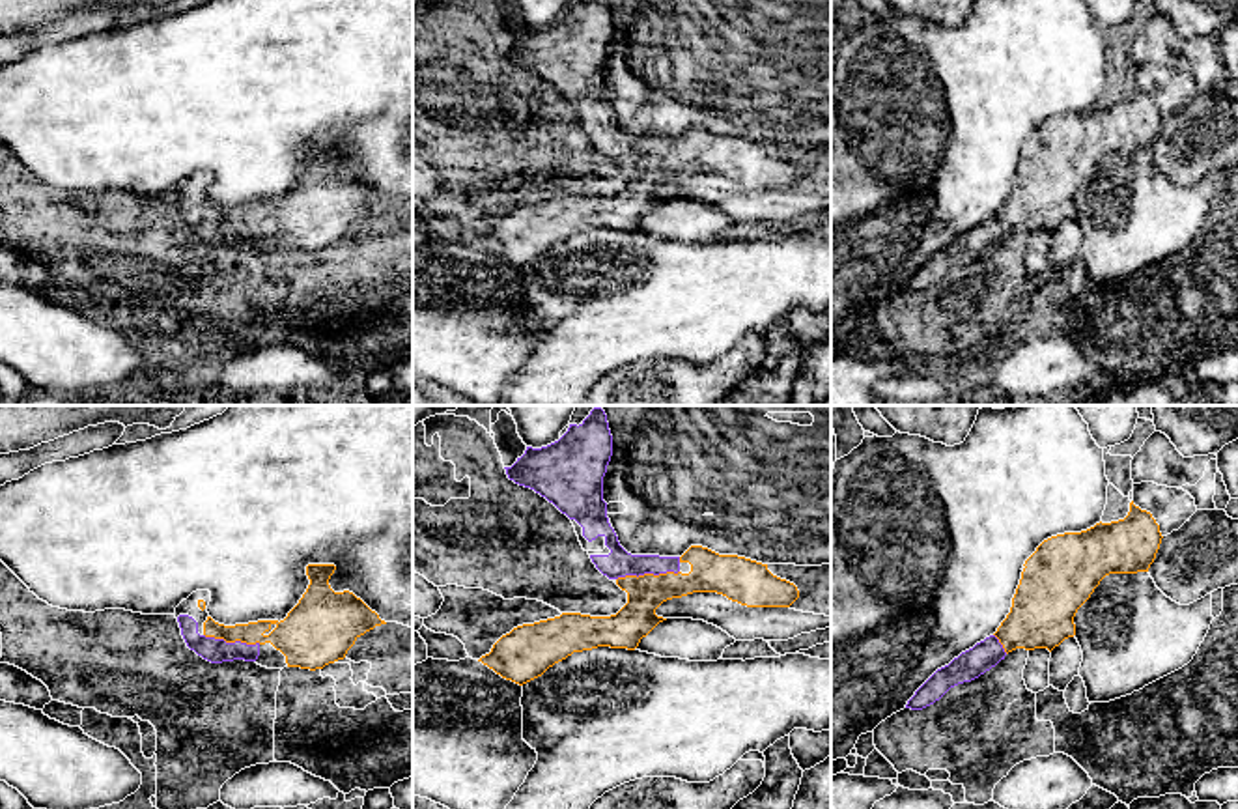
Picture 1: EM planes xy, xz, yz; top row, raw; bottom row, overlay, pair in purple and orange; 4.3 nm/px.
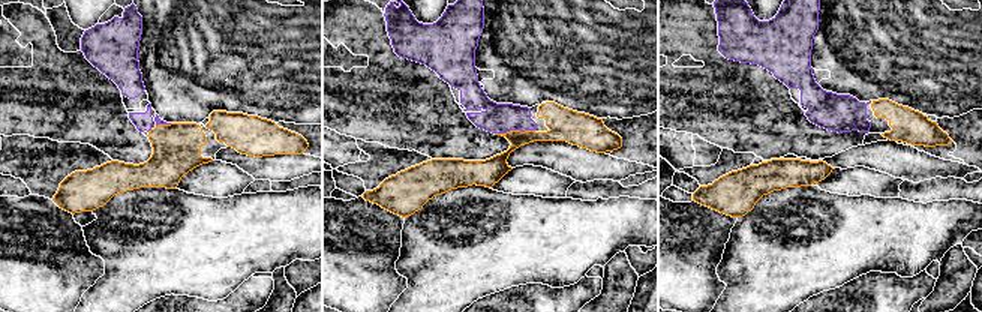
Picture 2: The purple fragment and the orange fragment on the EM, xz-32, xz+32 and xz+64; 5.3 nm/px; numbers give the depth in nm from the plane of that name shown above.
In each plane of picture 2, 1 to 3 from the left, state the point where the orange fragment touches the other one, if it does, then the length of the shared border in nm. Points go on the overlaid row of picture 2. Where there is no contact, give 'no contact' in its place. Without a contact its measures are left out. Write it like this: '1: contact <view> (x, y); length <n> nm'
1: contact xz-32 (149, 129); length 30 nm
2: contact xz+32 (514, 129); length 220 nm
3: no contact

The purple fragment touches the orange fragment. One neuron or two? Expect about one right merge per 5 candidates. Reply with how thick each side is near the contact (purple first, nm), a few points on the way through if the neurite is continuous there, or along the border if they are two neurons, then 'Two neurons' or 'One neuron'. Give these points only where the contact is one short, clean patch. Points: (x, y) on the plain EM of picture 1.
Thickness 120 nm (purple) against 160 nm. Path across: xz (618, 144), (632, 154), (647, 154), (647, 174). One neuron

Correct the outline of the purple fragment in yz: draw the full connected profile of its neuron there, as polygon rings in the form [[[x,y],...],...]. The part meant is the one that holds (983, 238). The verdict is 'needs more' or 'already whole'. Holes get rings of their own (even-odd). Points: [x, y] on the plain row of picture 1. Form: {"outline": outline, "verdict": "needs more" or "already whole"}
{"outline": [[[1130,84],[1124,101],[1044,121],[1025,142],[1012,189],[997,213],[937,250],[907,282],[922,291],[1016,230],[1049,234],[1076,217],[1074,198],[1109,155],[1148,153],[1161,125],[1150,93]]], "verdict": "needs more"}

